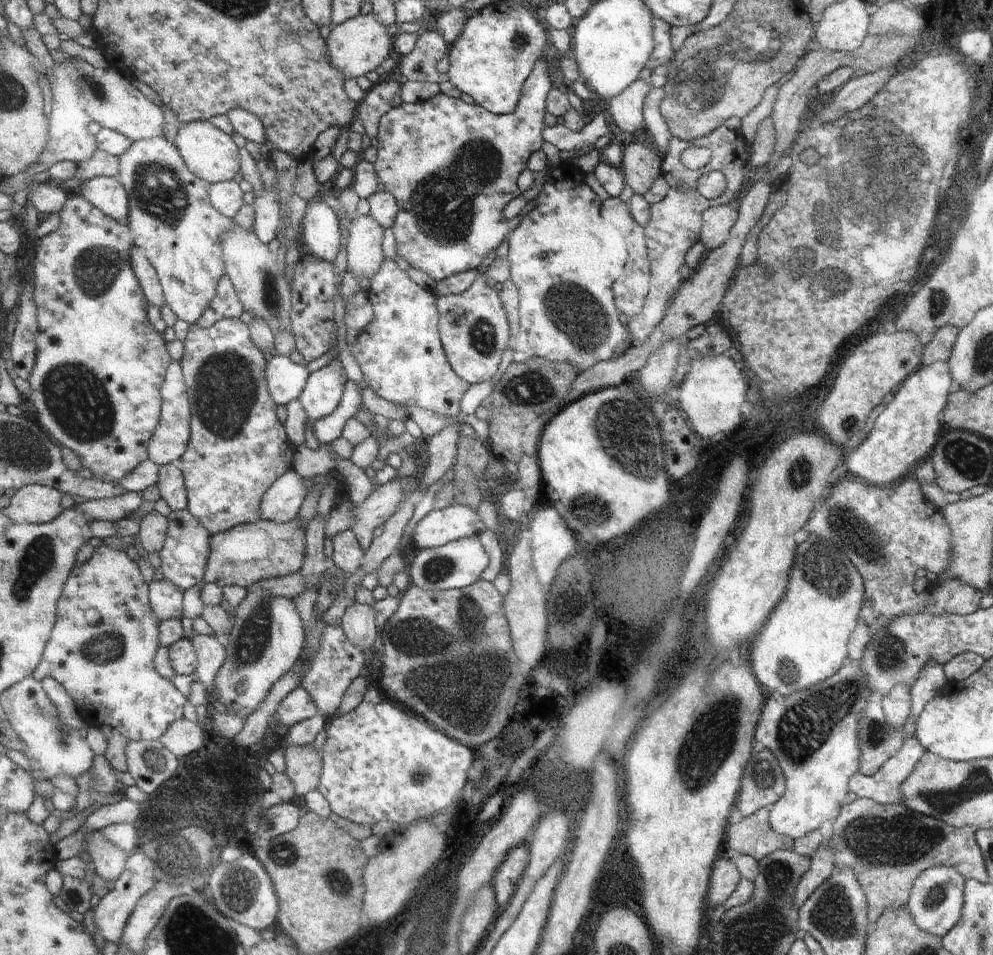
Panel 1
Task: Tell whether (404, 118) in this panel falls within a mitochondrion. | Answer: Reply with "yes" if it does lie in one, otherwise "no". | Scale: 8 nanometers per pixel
no

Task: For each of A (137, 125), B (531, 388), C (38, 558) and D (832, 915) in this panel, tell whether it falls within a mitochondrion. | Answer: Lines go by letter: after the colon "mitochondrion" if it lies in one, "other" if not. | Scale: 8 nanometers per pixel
A: other
B: mitochondrion
C: mitochondrion
D: mitochondrion

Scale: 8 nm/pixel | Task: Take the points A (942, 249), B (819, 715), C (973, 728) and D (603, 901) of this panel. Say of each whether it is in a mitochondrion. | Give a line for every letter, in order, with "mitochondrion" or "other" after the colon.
A: mitochondrion
B: mitochondrion
C: other
D: other

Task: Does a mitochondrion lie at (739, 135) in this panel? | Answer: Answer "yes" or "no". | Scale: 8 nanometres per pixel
no

